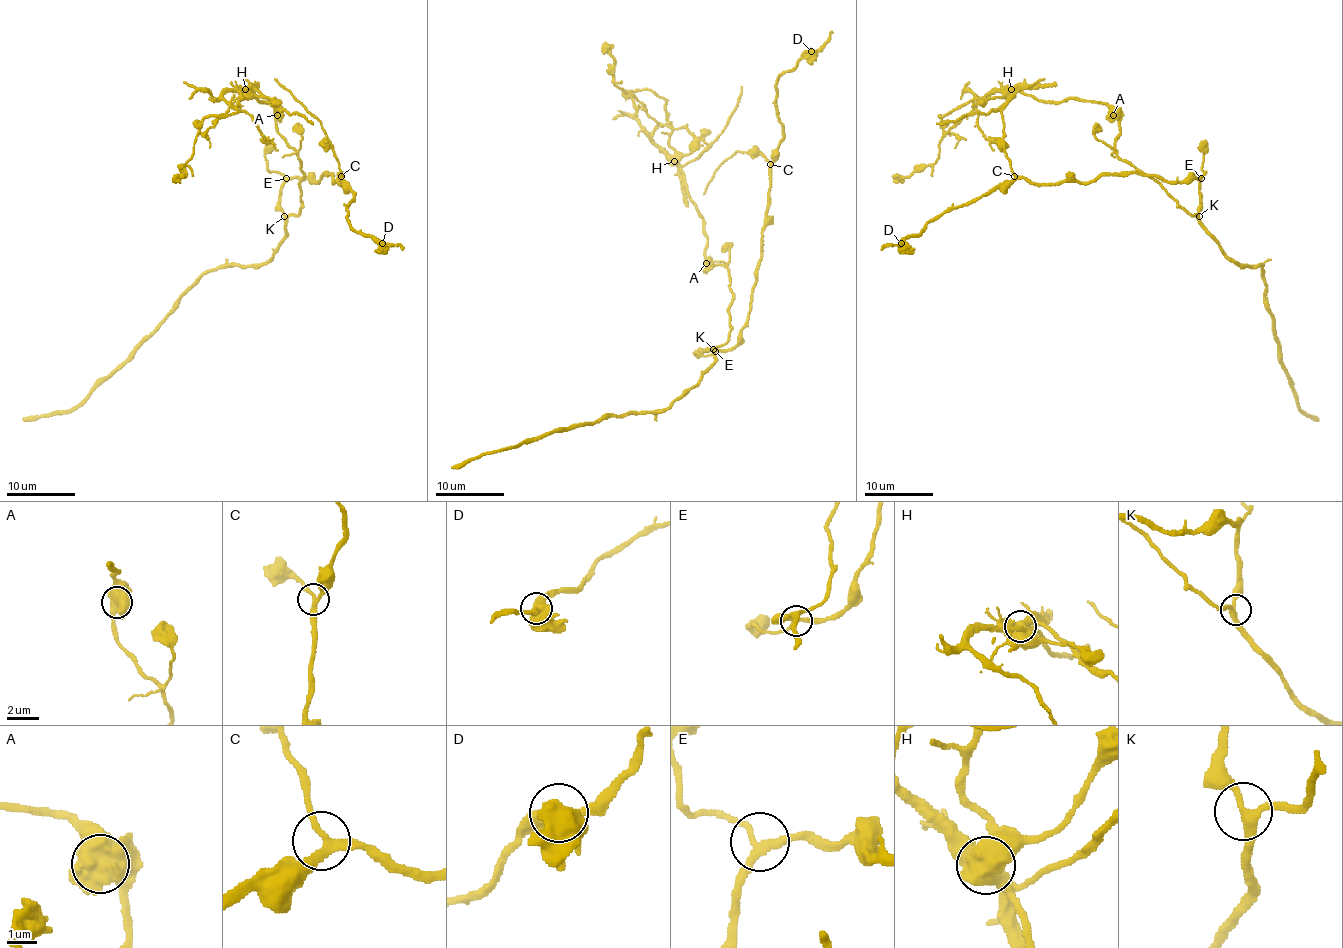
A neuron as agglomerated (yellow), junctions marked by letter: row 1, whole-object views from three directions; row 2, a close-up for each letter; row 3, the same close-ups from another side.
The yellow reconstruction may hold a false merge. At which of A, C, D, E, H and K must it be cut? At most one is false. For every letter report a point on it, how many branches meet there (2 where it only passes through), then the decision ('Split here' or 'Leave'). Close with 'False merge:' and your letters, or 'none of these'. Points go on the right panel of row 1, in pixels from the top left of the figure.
A: Place: (1113, 115). Branches: 3. Leave
C: Place: (1014, 176). Branches: 3. Leave
D: Place: (901, 243). Branches: 3. Leave
E: Place: (1201, 178). Branches: 3. Leave
H: Place: (1011, 89). Branches: 3. Split here
K: Place: (1199, 216). Branches: 3. Leave
False merge: H

